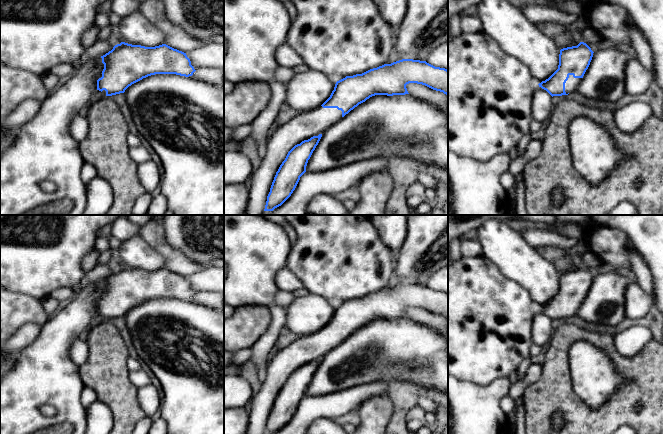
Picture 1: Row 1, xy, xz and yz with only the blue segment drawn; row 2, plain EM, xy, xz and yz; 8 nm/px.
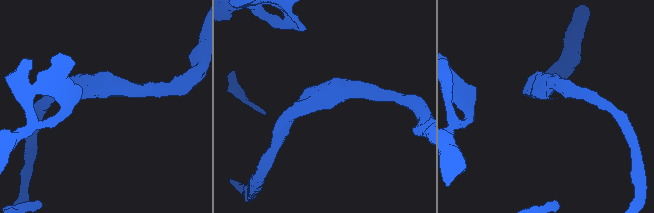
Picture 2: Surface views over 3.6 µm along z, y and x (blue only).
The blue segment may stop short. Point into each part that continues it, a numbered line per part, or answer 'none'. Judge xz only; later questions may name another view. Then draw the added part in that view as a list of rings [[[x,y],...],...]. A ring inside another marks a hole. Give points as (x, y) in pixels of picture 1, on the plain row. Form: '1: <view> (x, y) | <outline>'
1: xz (305, 349) | [[[317,332],[302,336],[279,350],[267,364],[267,374],[259,392],[250,401],[246,434],[264,434],[276,396],[288,376],[297,368],[323,358],[342,343],[337,332]]]

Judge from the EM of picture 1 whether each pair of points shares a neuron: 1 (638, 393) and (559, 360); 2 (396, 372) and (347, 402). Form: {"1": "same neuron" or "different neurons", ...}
{"1": "same neuron", "2": "different neurons"}

